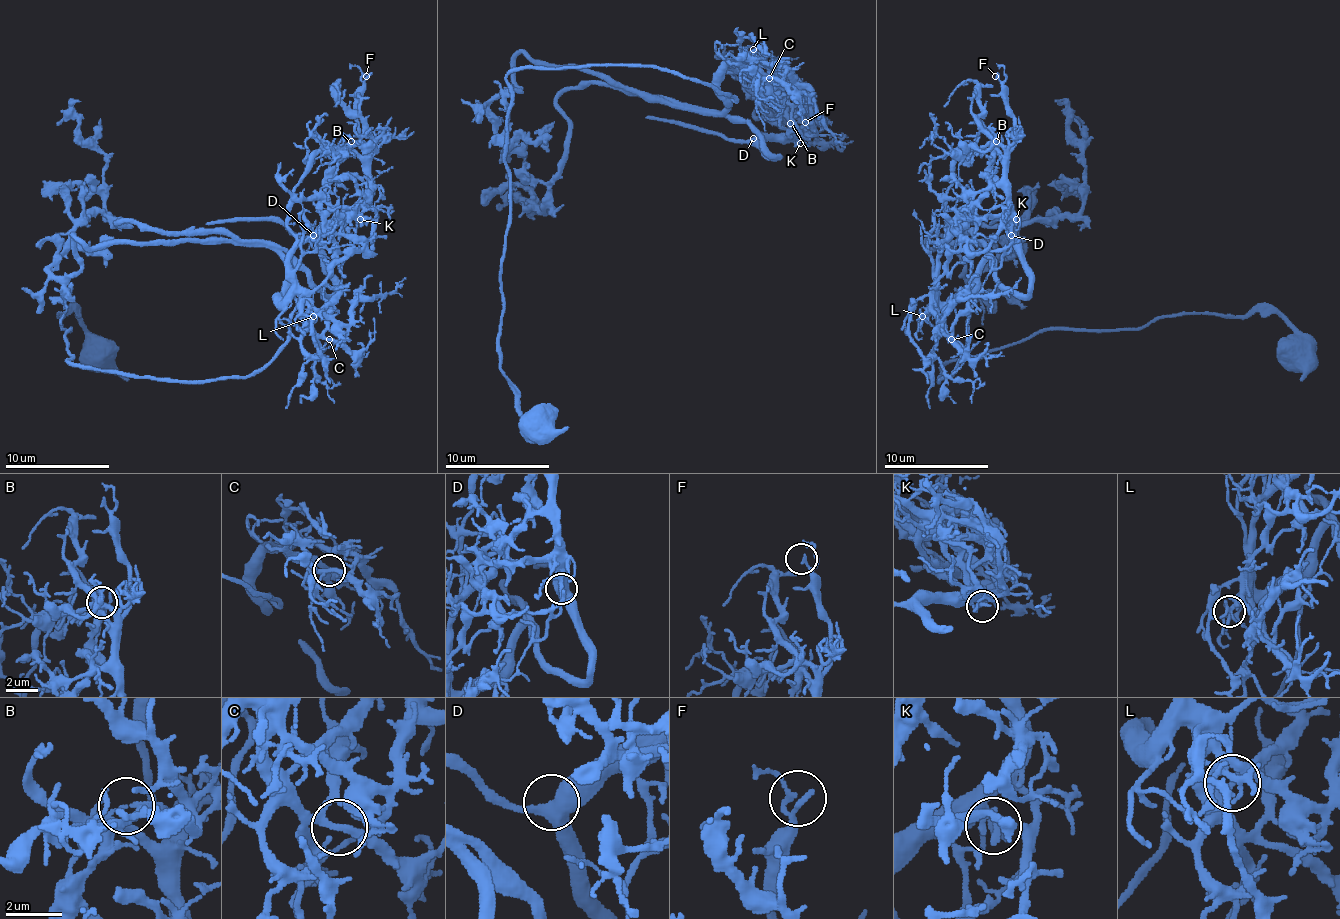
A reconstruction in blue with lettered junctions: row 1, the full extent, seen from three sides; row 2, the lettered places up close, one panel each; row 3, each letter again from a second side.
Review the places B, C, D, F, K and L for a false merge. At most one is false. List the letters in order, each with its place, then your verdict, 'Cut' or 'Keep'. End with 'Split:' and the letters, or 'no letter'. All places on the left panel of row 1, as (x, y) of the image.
B: Place: (351, 141). Cut
C: Place: (329, 339). Keep
D: Place: (313, 235). Keep
F: Place: (366, 76). Keep
K: Place: (360, 219). Keep
L: Place: (313, 316). Keep
Split: B

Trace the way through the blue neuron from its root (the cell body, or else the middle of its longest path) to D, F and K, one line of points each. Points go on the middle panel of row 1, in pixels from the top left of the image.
D: (536, 420), (526, 420), (500, 367), (507, 75), (667, 67), (732, 96), (727, 114), (753, 138)
F: (536, 420), (500, 367), (507, 75), (654, 64), (735, 98), (719, 91), (732, 64), (797, 140), (805, 122)
K: (536, 420), (500, 367), (507, 75), (654, 64), (735, 98), (719, 91), (719, 70), (732, 64), (800, 143)

